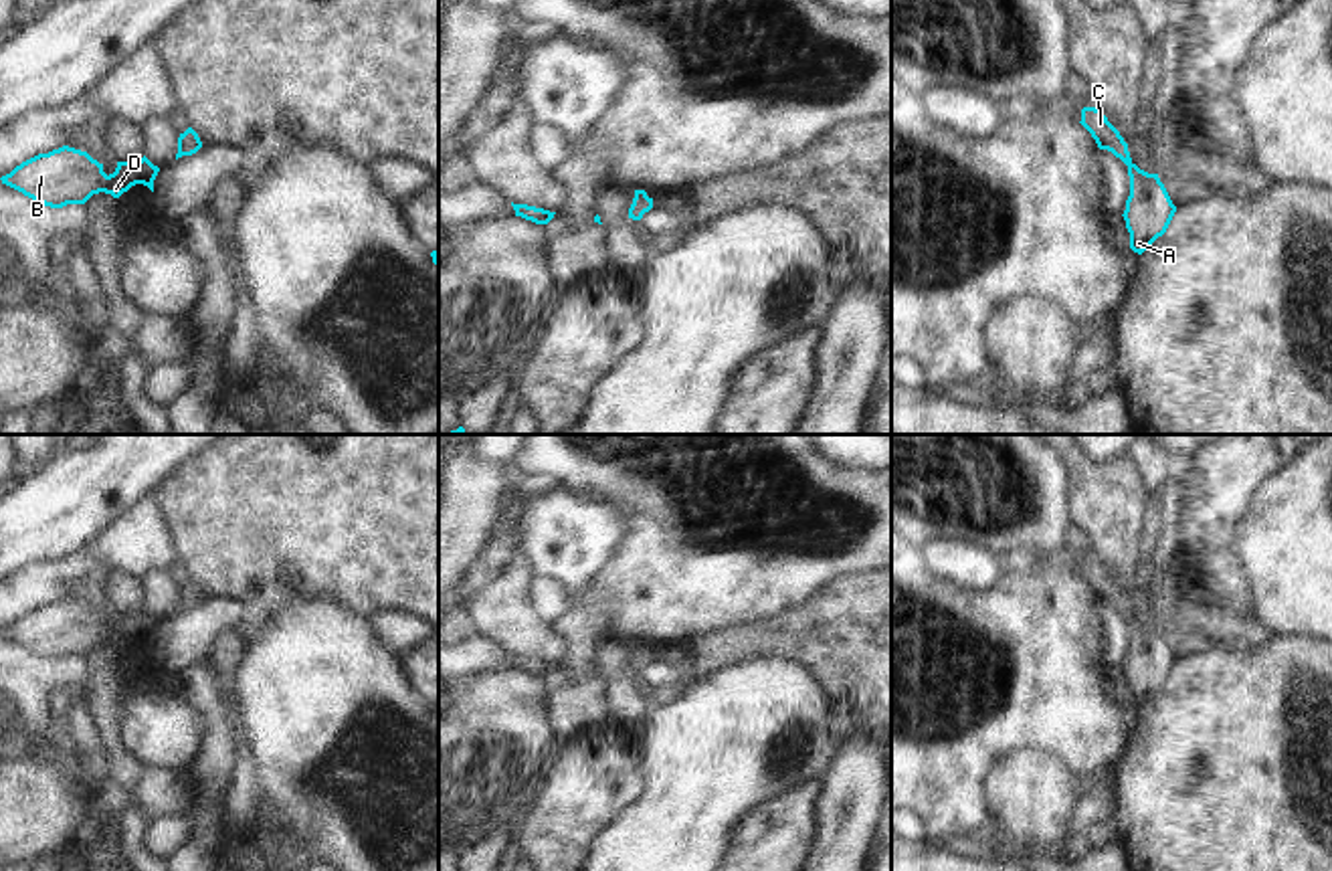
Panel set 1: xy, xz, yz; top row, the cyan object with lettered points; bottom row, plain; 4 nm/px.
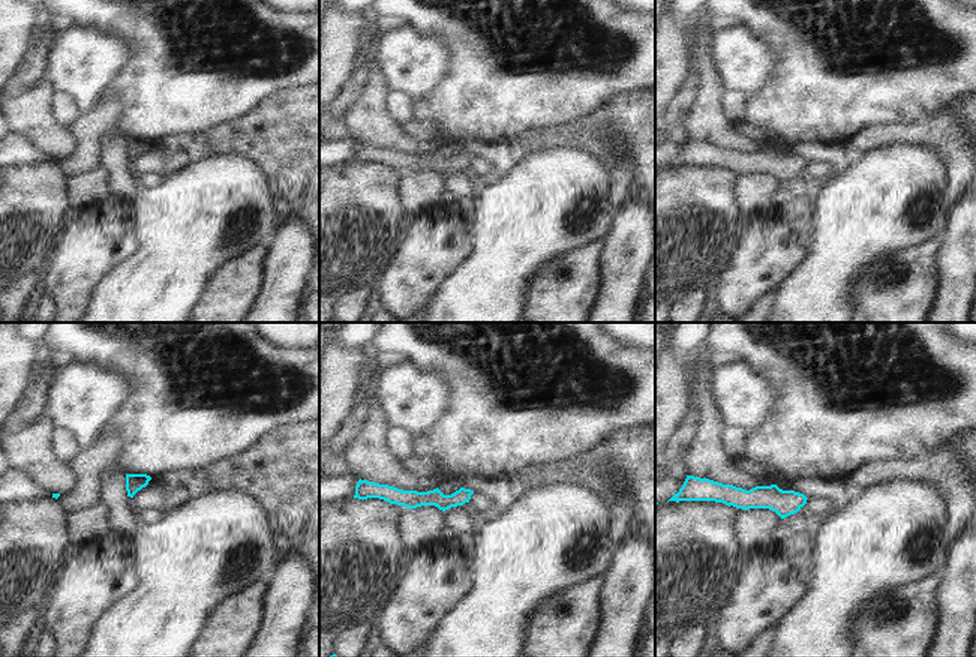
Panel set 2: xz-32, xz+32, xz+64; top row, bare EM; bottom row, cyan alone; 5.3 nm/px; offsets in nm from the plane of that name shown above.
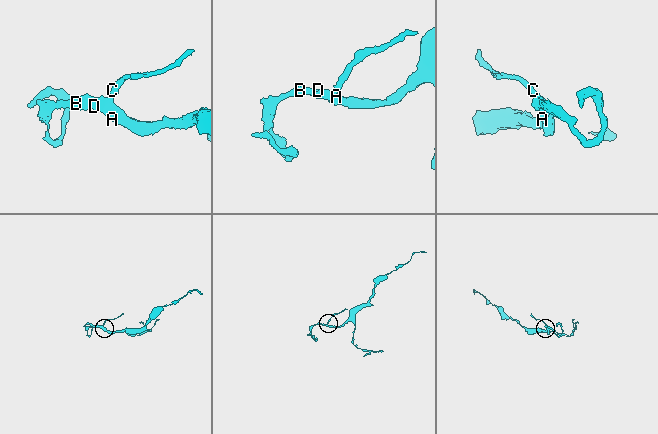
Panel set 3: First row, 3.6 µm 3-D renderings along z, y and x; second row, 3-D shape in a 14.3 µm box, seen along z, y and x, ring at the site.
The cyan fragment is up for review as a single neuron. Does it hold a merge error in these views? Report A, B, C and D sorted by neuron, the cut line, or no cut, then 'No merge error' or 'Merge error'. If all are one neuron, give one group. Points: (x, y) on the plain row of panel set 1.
Groups: A B C D. No split. No merge error

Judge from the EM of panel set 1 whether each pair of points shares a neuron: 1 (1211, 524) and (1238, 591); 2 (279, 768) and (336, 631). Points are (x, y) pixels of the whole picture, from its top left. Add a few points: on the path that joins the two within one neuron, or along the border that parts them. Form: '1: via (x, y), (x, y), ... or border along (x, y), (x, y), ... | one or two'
1: via (1211, 540), (1211, 552), (1225, 574) | one
2: via (314, 734), (320, 728), (320, 665) | one

